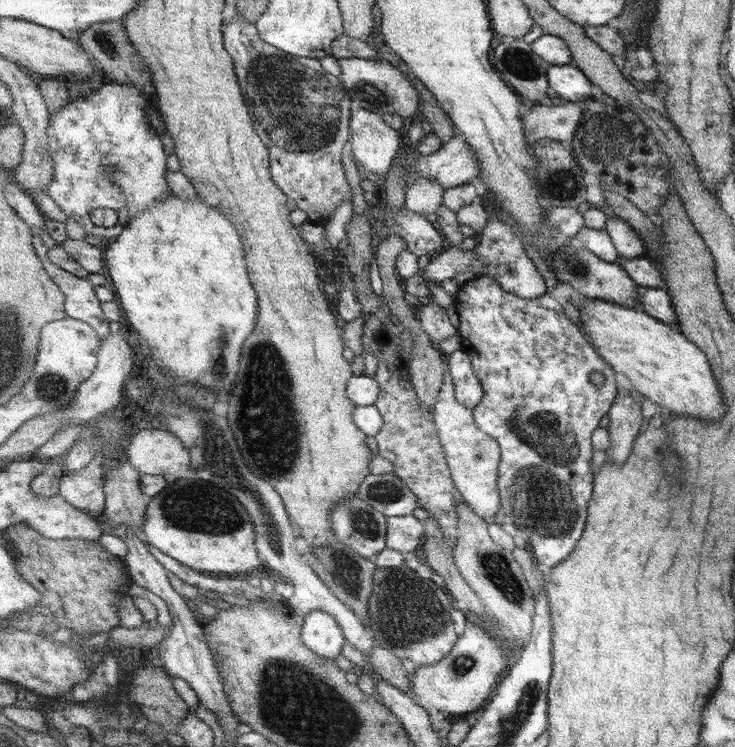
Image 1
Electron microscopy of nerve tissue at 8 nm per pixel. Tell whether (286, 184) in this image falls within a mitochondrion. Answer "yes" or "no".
no

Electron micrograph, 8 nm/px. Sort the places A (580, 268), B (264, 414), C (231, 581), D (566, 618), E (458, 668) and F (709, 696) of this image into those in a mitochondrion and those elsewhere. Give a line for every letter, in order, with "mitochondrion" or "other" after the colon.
A: mitochondrion
B: mitochondrion
C: other
D: other
E: mitochondrion
F: other

